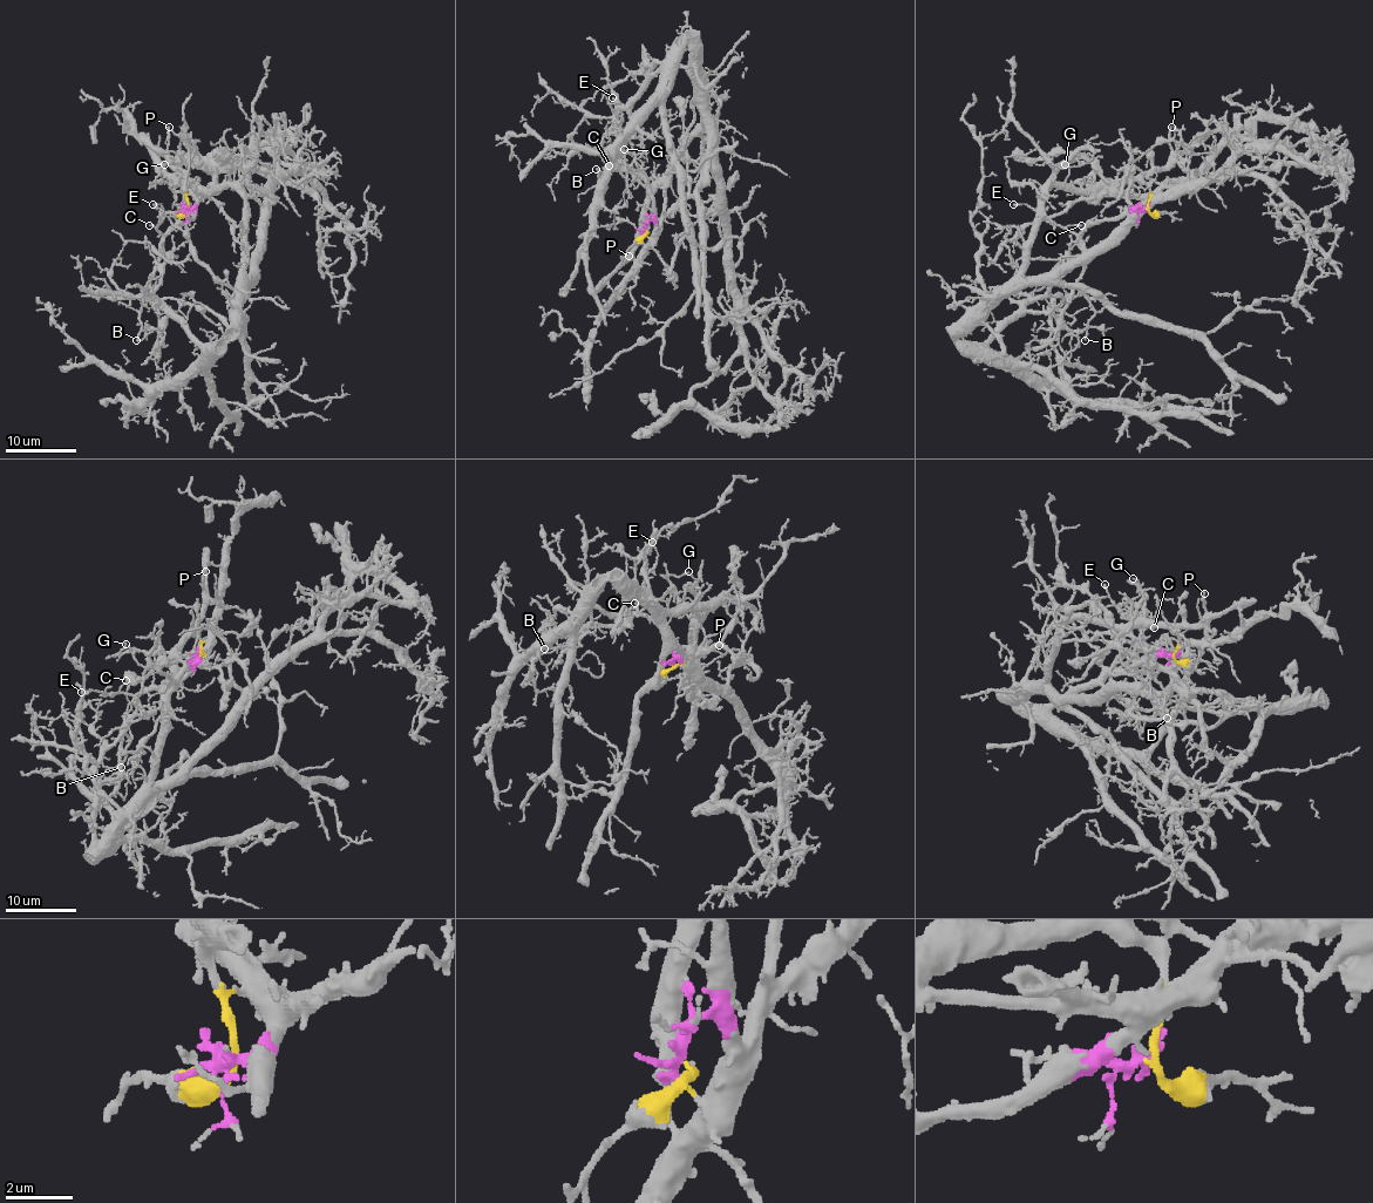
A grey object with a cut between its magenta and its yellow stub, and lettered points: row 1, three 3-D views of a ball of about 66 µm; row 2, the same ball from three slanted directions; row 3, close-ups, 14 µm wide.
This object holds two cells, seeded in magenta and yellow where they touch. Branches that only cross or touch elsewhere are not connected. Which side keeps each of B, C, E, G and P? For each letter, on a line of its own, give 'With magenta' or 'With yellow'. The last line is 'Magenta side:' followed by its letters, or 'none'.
B: With magenta
C: With magenta
E: With magenta
G: With yellow
P: With yellow
Magenta side: B, C, E

